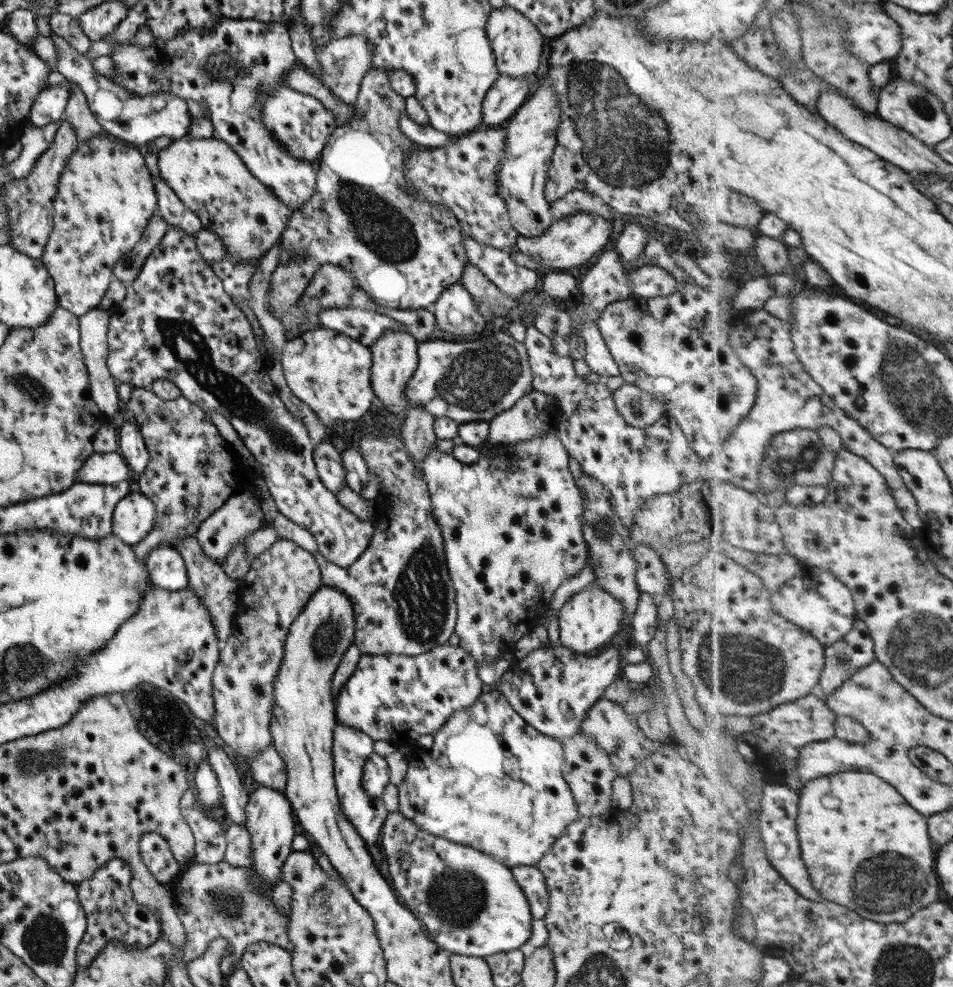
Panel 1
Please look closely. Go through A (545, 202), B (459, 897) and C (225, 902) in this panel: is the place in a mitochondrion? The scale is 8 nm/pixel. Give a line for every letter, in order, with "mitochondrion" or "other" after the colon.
A: other
B: mitochondrion
C: mitochondrion

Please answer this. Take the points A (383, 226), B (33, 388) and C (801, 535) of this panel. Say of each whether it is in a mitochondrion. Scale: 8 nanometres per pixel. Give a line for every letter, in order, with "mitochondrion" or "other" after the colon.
A: mitochondrion
B: mitochondrion
C: other

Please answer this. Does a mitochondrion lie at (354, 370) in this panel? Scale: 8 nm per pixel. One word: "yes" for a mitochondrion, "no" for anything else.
yes

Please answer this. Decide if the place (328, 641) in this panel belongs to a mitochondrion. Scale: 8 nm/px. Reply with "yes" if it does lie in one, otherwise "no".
yes

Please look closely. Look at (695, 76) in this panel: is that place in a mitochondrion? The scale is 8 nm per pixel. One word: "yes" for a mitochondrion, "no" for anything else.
yes

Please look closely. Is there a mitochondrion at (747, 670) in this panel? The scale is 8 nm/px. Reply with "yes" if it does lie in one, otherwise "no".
yes

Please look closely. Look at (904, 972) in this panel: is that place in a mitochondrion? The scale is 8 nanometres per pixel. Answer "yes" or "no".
yes

